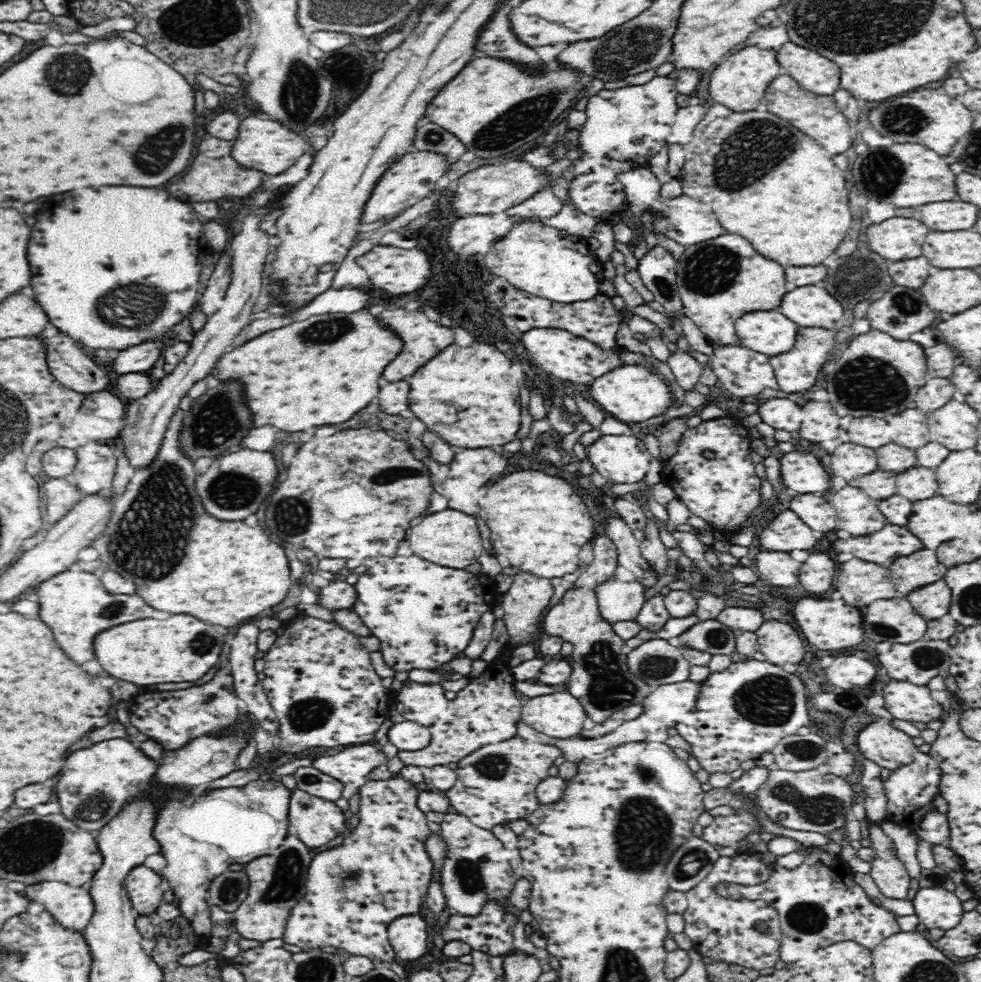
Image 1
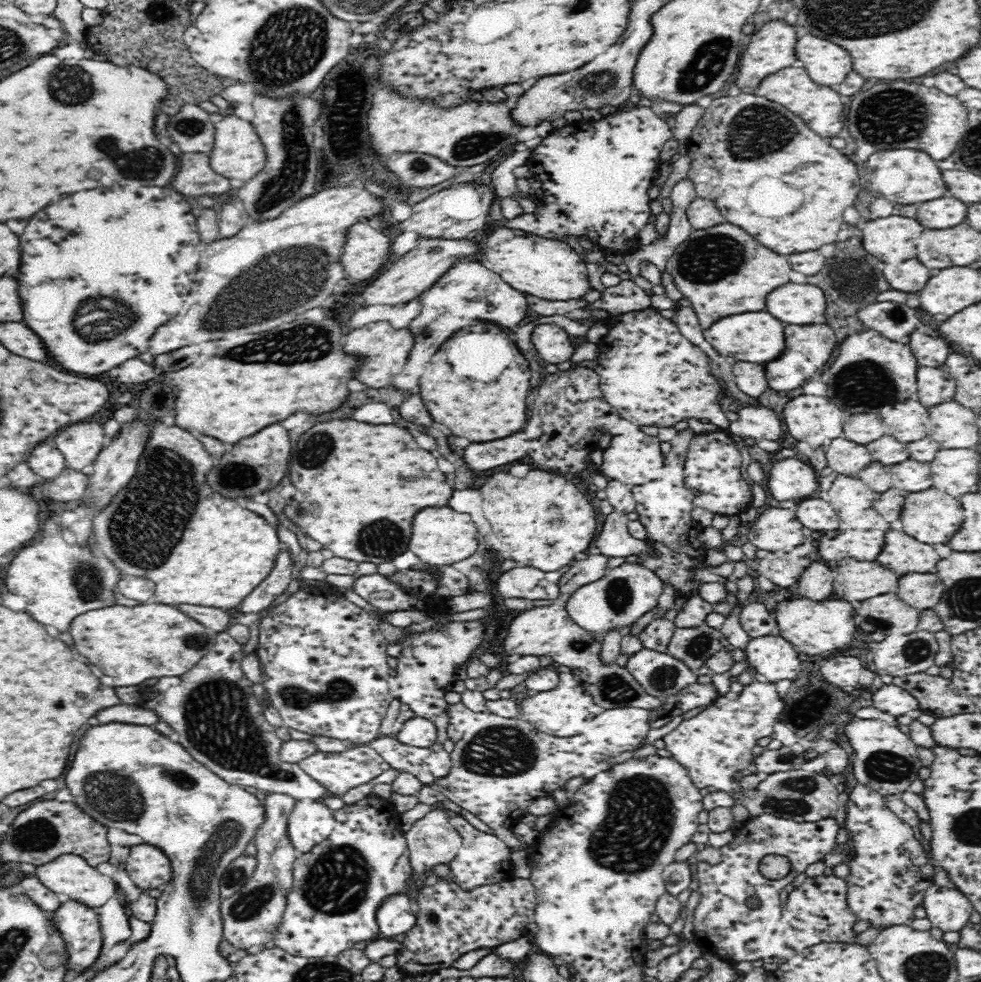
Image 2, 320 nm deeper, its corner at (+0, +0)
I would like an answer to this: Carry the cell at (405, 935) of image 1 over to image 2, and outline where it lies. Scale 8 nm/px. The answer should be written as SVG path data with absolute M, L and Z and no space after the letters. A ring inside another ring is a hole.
M404 892L388 896L376 908L376 922L378 923L381 937L391 938L405 934L414 928L416 915L410 908L410 900Z

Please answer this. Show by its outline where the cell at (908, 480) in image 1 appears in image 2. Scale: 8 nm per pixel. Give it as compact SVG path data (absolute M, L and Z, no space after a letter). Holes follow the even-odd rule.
M906 460L902 464L890 467L892 486L908 492L920 492L932 488L932 470L930 464L922 464L916 460Z

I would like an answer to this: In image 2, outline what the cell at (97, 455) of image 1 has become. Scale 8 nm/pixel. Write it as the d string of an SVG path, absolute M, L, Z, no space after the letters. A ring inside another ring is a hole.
M88 420L62 429L51 440L64 455L68 467L89 471L102 448L110 442L110 436L101 424Z

